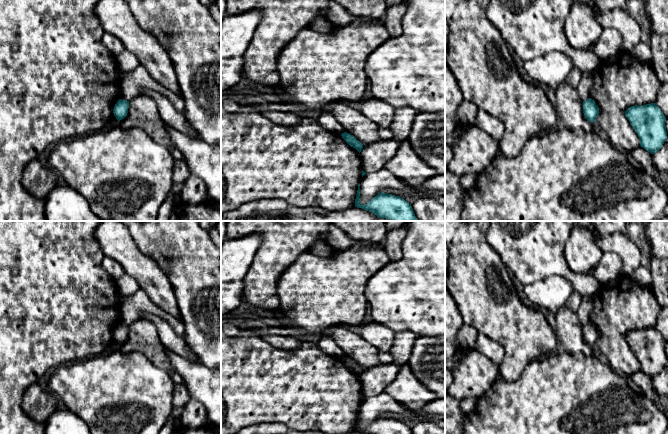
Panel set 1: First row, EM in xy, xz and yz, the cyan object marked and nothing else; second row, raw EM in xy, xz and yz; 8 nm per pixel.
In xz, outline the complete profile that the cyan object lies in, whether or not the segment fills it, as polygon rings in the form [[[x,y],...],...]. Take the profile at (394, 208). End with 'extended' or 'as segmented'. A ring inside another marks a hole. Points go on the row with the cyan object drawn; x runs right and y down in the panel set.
[[[360,184],[358,185],[355,207],[374,213],[378,218],[389,221],[418,221],[411,204],[399,196],[381,192],[365,205],[360,203]]]; as segmented

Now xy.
[[[119,99],[114,106],[113,113],[118,121],[127,116],[129,108],[129,101]]]; as segmented

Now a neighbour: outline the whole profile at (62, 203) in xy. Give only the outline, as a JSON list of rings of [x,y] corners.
[[[56,185],[45,198],[46,221],[107,221],[98,217],[86,199],[66,185]]]

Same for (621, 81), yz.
[[[622,49],[616,55],[602,59],[592,75],[590,98],[599,108],[596,121],[606,132],[608,140],[620,150],[631,152],[640,147],[640,139],[626,118],[625,111],[631,106],[656,103],[661,83],[652,64],[644,64],[633,57],[629,51]]]

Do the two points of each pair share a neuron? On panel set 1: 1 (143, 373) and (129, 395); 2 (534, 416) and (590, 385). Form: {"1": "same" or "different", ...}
{"1": "same", "2": "same"}

